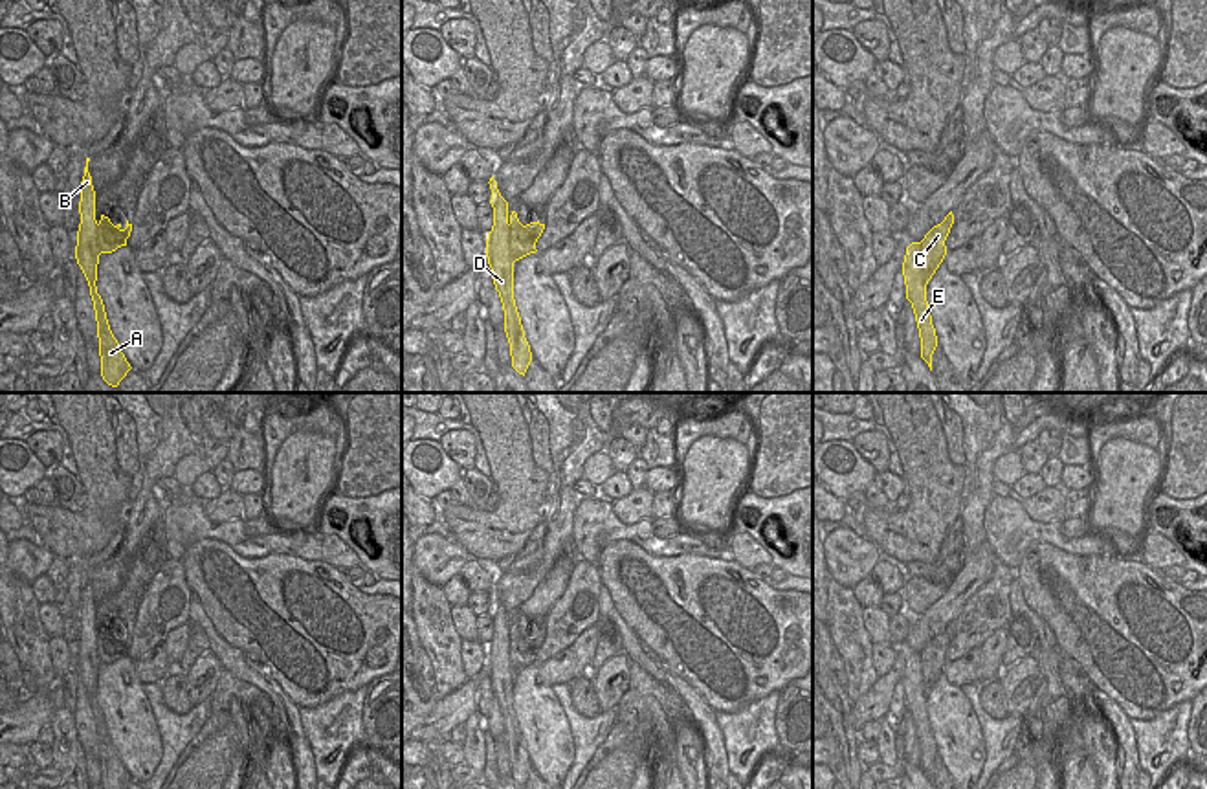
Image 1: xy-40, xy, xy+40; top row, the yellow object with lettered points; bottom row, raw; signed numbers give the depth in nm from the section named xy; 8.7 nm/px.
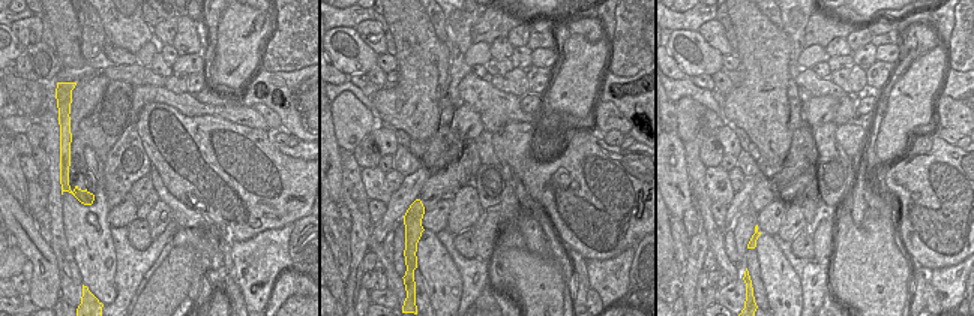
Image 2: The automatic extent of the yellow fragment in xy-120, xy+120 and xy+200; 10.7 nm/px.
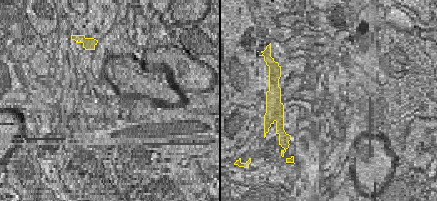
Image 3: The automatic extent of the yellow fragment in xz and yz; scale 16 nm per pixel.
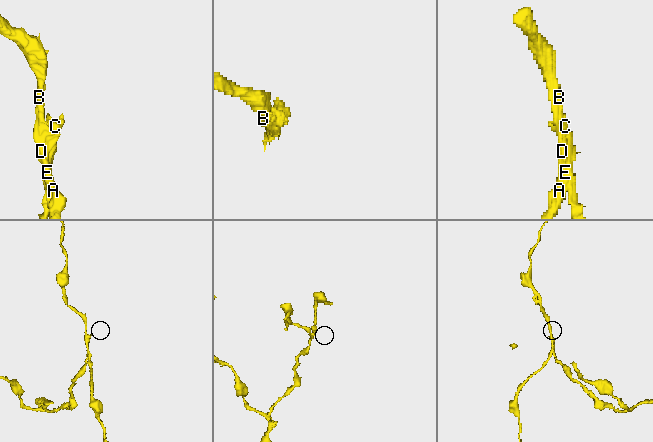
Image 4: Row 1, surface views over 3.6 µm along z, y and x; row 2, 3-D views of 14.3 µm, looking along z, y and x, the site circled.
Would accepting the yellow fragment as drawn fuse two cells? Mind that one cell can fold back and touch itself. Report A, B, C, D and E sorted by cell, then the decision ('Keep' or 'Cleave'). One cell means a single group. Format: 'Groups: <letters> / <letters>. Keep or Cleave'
Groups: A B D E / C. Cleave.

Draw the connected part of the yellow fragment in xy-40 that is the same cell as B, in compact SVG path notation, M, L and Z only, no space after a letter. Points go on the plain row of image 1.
M86 569L84 587L81 593L81 613L79 613L81 635L77 642L75 670L88 692L90 706L94 712L97 749L99 749L99 767L101 767L101 787L125 789L132 778L127 772L117 750L110 741L105 716L95 697L99 666L103 662L99 659L99 650L97 650L99 635L95 631L95 602L92 596L92 587L88 583L88 572L90 569Z

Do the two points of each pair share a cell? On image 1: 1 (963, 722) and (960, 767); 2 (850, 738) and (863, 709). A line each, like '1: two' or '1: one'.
1: one
2: two

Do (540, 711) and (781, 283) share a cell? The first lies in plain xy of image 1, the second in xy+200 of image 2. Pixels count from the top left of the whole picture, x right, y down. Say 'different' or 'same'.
same

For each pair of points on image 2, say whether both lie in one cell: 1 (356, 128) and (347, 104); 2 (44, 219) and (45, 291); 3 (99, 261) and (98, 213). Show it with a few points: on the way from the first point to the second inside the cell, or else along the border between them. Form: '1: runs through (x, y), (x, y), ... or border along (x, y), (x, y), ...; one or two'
1: runs through (353, 122), (347, 110); one
2: border along (33, 217), (39, 235), (48, 244); two
3: runs through (99, 249), (99, 234), (102, 231), (99, 225); one

